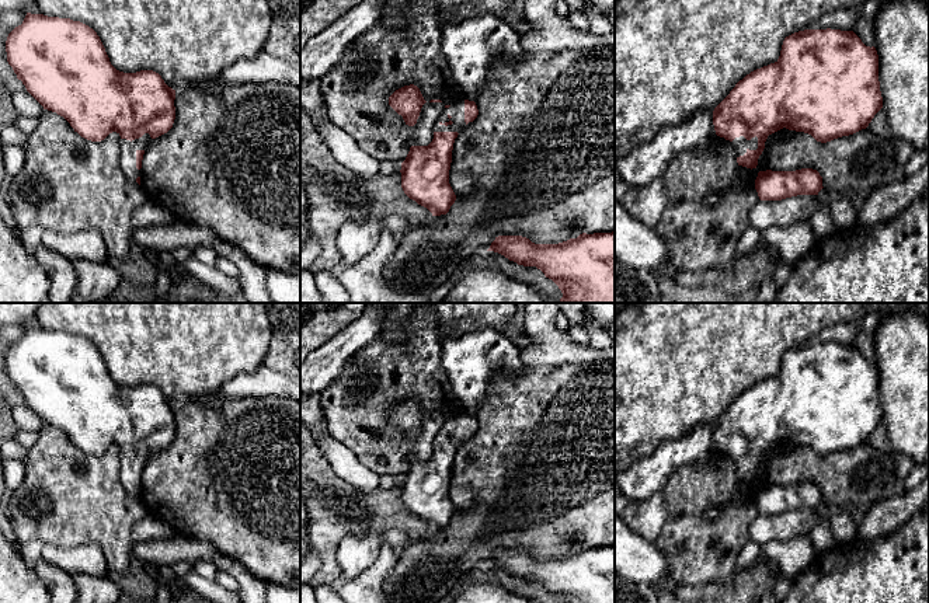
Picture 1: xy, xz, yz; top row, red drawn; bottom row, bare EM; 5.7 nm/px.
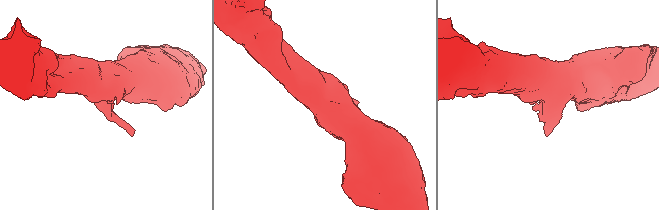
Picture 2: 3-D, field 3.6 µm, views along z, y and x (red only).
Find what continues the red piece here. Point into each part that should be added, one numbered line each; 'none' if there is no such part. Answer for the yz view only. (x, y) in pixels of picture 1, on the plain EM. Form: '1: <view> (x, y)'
1: yz (740, 459)

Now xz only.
1: xz (456, 425)

